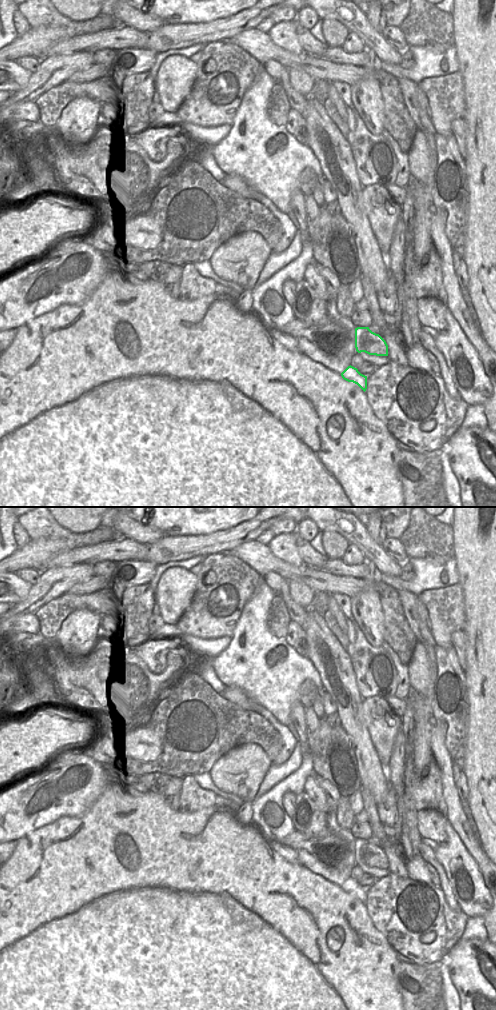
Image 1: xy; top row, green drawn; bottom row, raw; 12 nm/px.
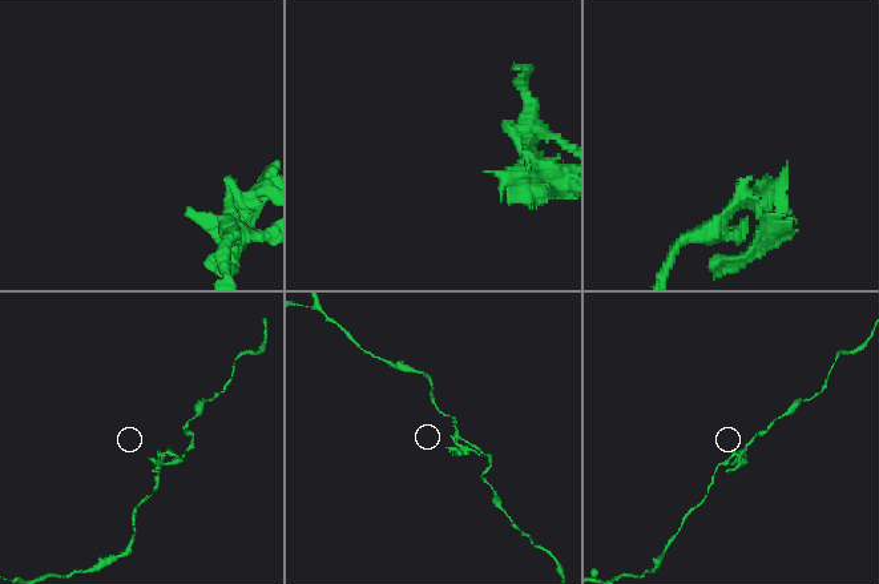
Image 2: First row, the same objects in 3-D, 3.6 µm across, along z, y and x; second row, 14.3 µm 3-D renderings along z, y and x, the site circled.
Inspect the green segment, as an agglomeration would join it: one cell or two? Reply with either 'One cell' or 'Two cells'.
Two cells.

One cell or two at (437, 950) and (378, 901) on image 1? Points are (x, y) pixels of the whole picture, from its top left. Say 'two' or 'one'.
one

